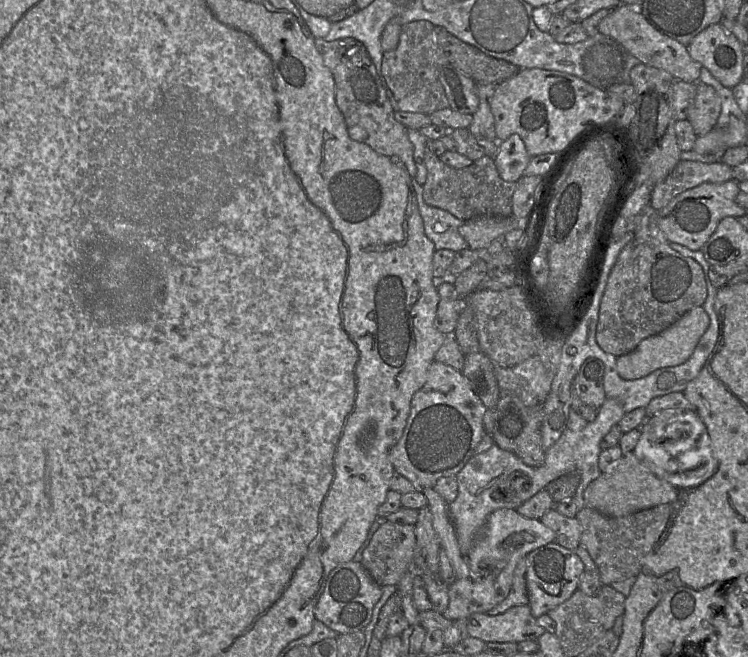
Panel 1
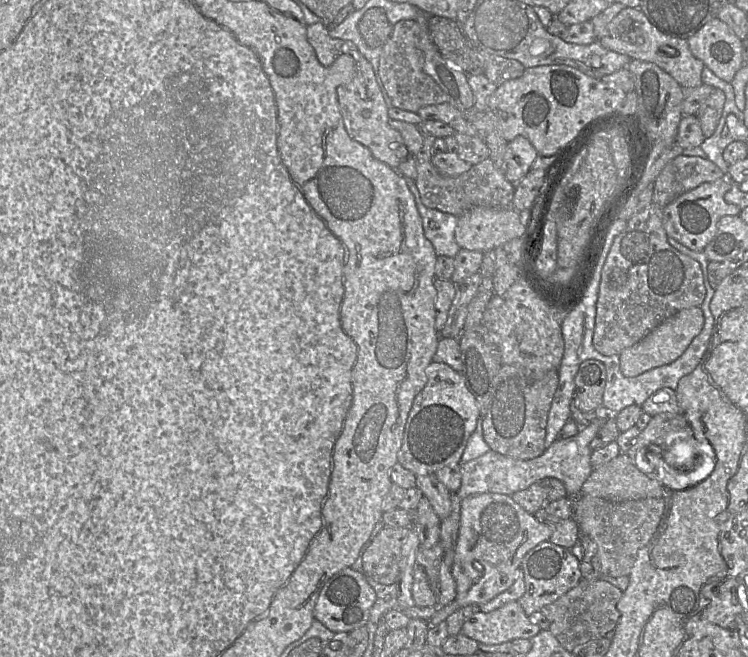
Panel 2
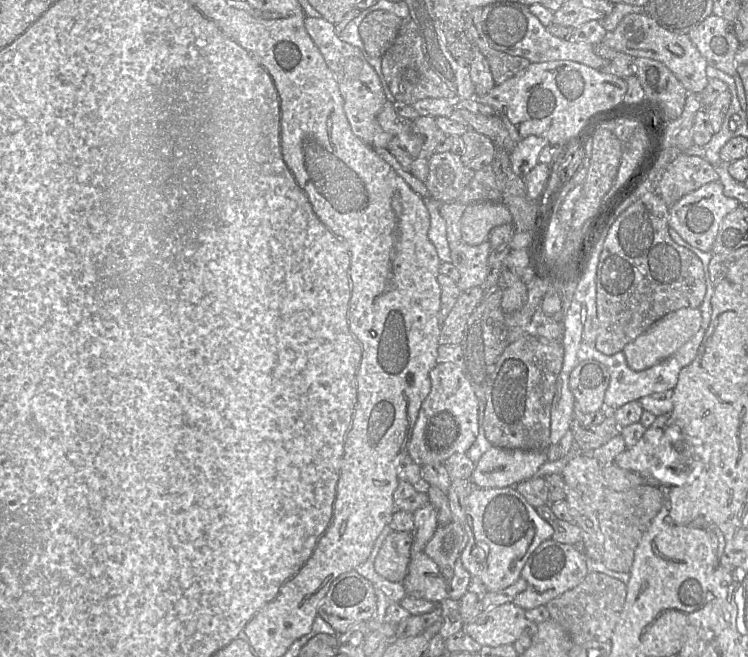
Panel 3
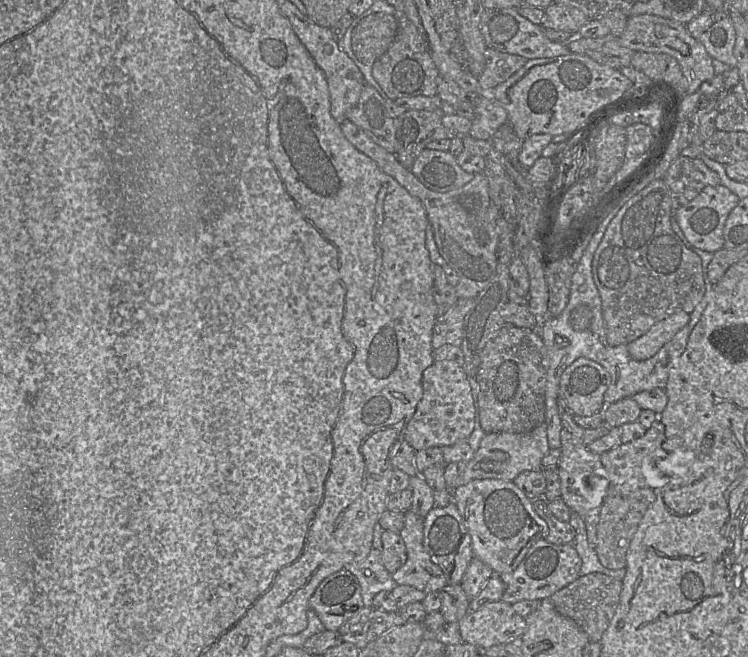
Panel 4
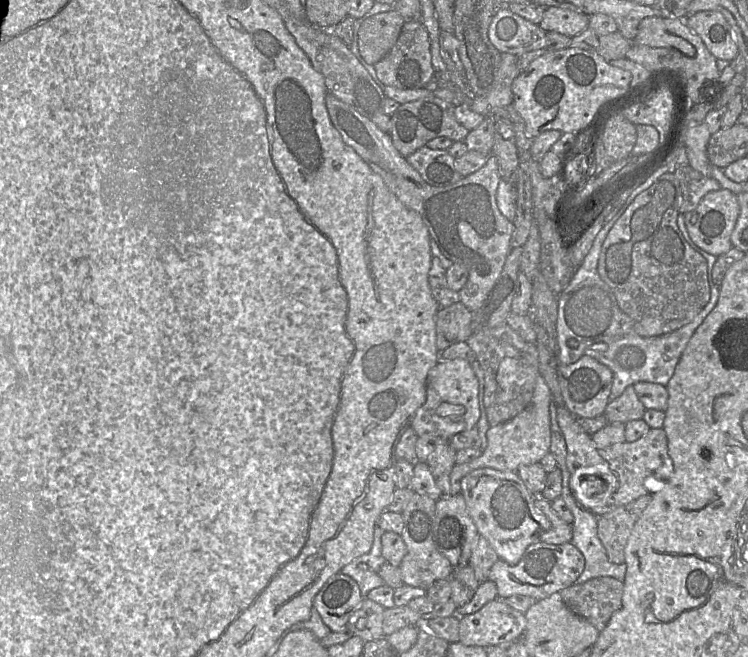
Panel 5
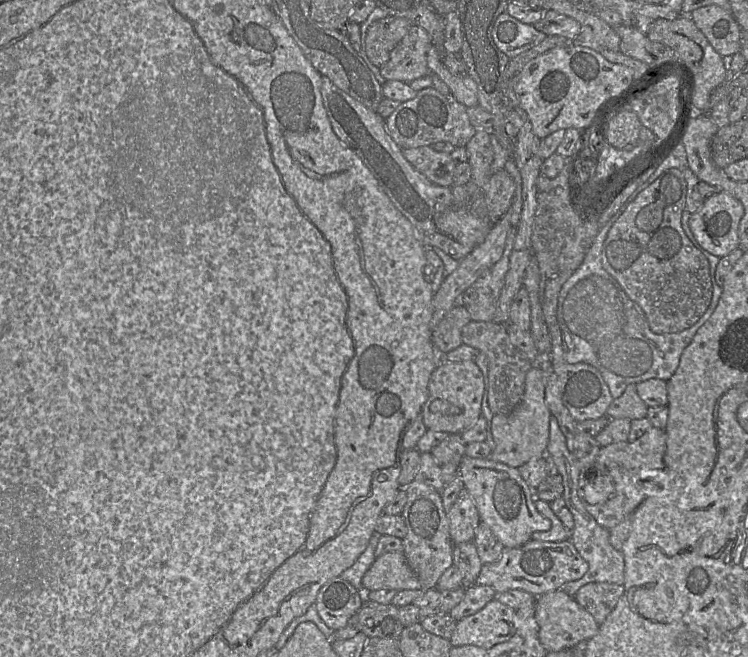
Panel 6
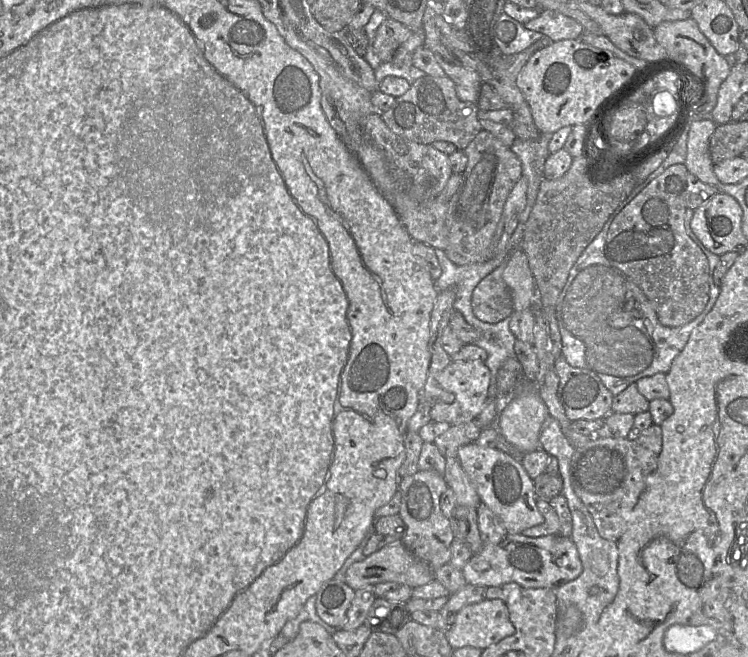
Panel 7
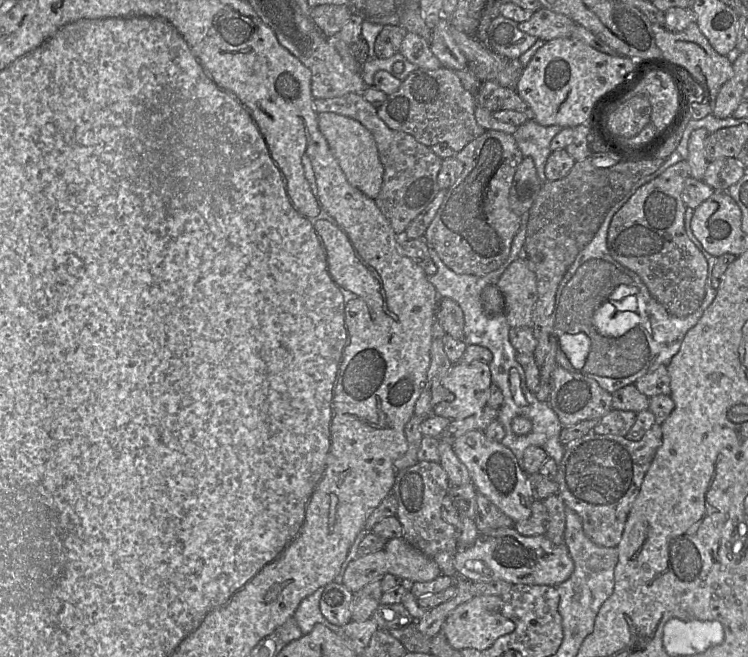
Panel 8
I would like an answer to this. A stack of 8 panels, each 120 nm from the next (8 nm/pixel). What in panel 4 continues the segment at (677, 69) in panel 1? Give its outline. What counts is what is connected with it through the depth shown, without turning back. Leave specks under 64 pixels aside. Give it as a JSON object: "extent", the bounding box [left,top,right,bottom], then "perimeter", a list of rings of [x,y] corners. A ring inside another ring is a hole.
{"extent":[618,14,715,94],"perimeter":[[[649,14],[630,16],[618,39],[622,46],[634,52],[664,53],[675,58],[688,82],[687,94],[695,93],[703,82],[712,79],[715,75],[713,58],[687,31],[683,23]]]}

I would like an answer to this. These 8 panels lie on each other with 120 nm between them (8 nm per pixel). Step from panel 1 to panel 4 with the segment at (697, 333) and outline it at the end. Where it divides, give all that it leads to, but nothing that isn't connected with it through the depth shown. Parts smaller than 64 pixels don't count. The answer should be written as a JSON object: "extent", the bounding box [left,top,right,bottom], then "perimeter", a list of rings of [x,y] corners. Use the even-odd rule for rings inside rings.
{"extent":[627,311,689,361],"perimeter":[[[677,311],[658,321],[642,336],[627,344],[630,356],[637,361],[653,357],[689,320],[689,313]]]}

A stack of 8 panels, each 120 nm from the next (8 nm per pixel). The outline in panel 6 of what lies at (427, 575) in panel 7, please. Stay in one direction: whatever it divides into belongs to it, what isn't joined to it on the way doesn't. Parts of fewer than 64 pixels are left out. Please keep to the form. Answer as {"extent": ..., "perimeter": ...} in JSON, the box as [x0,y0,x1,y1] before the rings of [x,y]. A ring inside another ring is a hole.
{"extent":[362,552,421,592],"perimeter":[[[387,552],[376,557],[362,578],[364,592],[380,589],[418,590],[421,583],[408,565],[404,552]]]}

